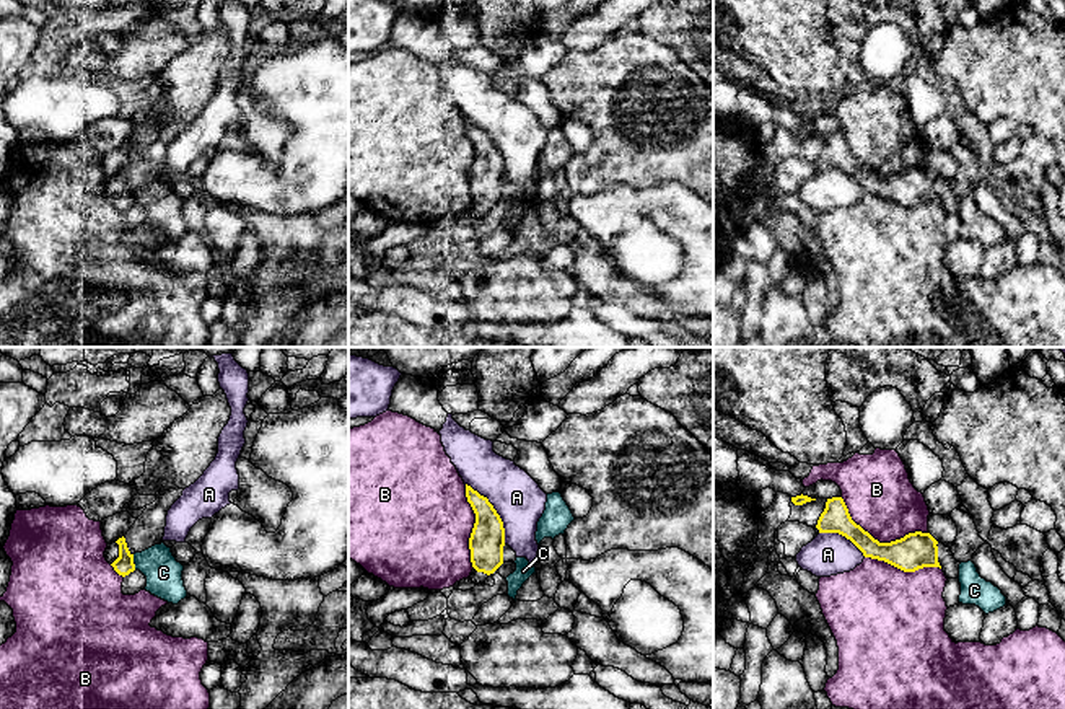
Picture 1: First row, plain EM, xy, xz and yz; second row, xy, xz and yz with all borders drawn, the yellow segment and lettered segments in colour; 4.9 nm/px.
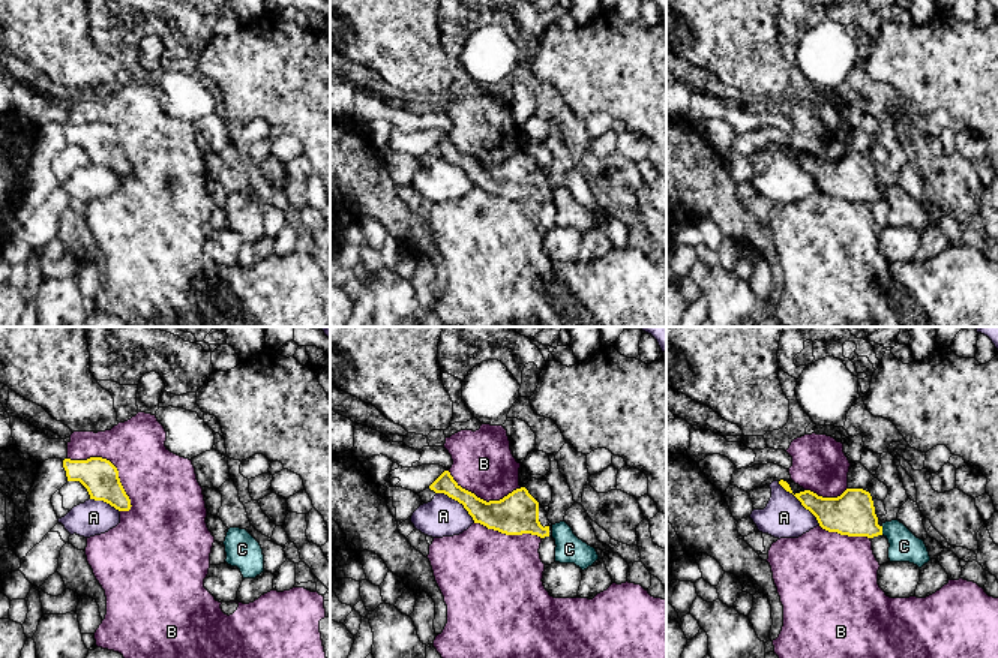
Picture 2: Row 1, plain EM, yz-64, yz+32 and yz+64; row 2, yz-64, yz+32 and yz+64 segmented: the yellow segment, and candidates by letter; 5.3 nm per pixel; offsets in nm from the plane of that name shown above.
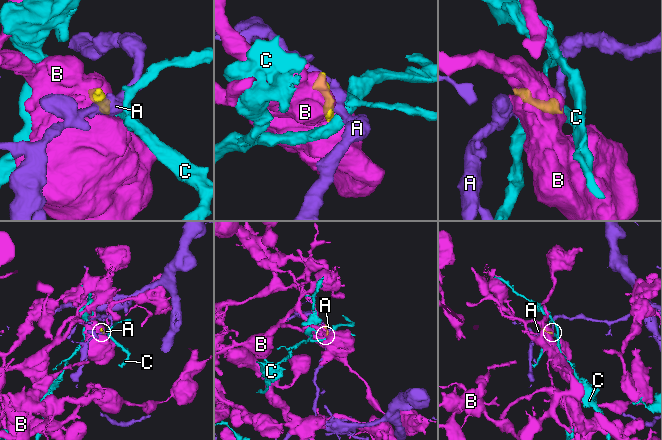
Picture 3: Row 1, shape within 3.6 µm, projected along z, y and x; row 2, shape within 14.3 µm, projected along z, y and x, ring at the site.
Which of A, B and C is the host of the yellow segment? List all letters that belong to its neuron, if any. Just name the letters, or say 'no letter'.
no letter

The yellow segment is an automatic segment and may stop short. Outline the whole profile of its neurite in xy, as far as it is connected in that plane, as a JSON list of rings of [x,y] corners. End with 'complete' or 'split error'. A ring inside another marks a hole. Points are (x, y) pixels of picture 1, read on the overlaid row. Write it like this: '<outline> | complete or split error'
[[[124,536],[107,544],[104,557],[114,567],[114,570],[122,577],[135,570],[134,554],[129,551]]] | split error

